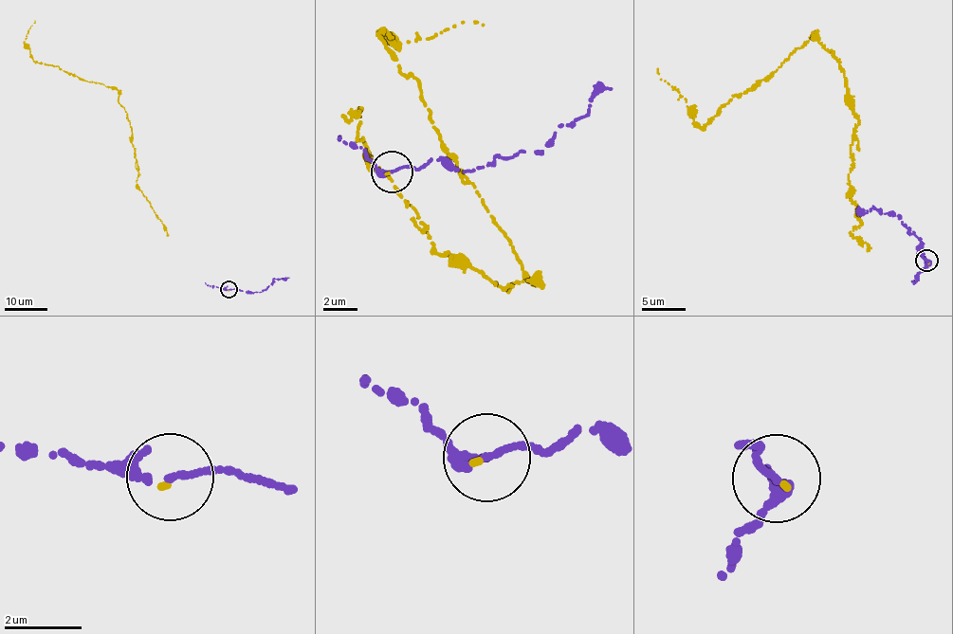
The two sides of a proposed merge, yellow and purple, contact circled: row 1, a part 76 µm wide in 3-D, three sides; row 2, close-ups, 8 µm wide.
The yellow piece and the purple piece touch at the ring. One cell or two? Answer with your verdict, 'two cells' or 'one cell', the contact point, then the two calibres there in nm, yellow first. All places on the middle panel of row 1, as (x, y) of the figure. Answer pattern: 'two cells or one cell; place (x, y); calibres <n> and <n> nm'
one cell; place (392, 172); calibres 90 and 150 nm

